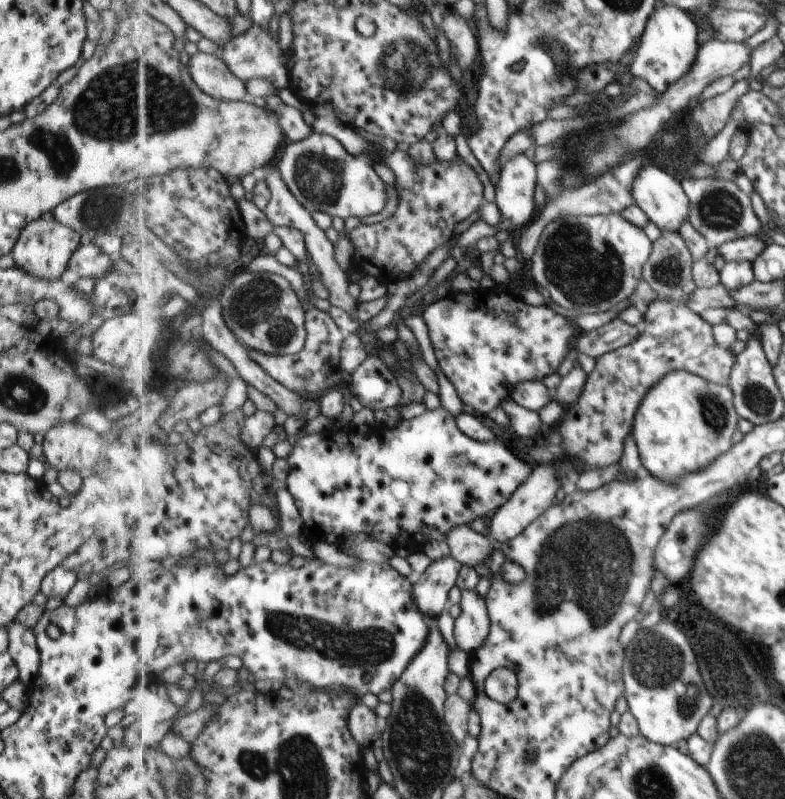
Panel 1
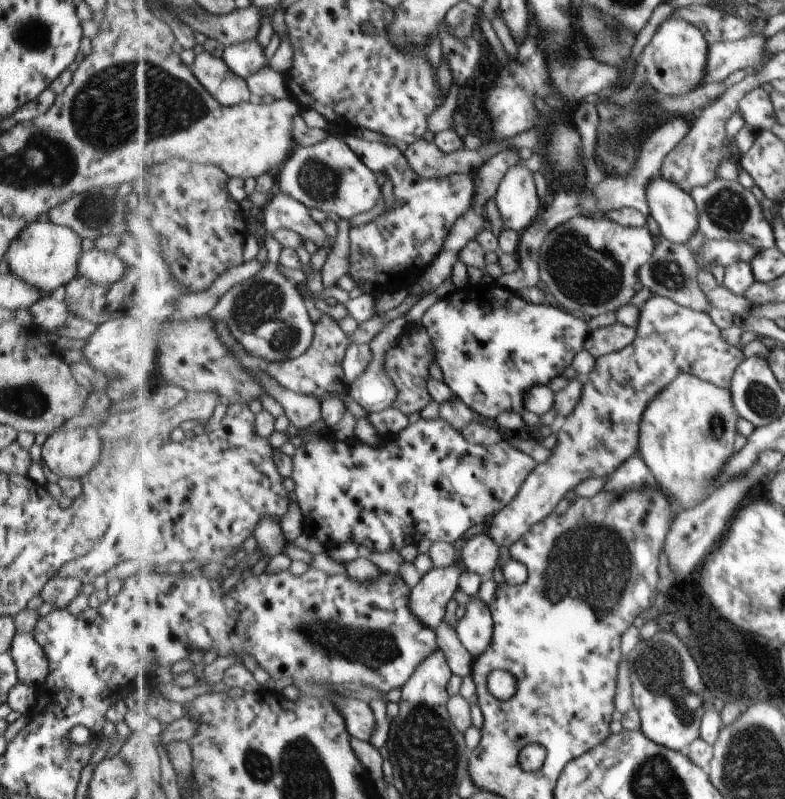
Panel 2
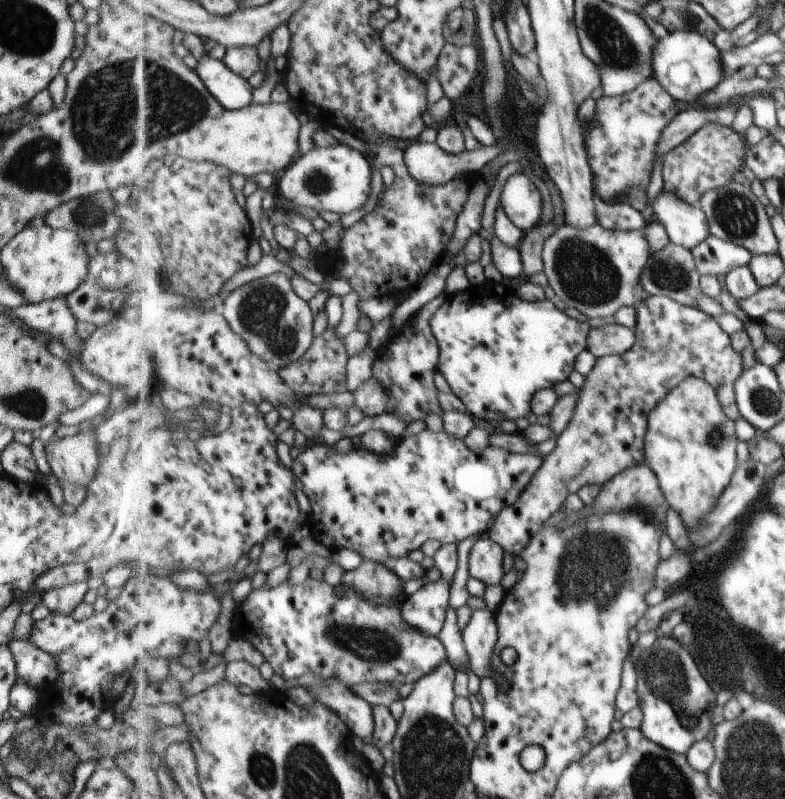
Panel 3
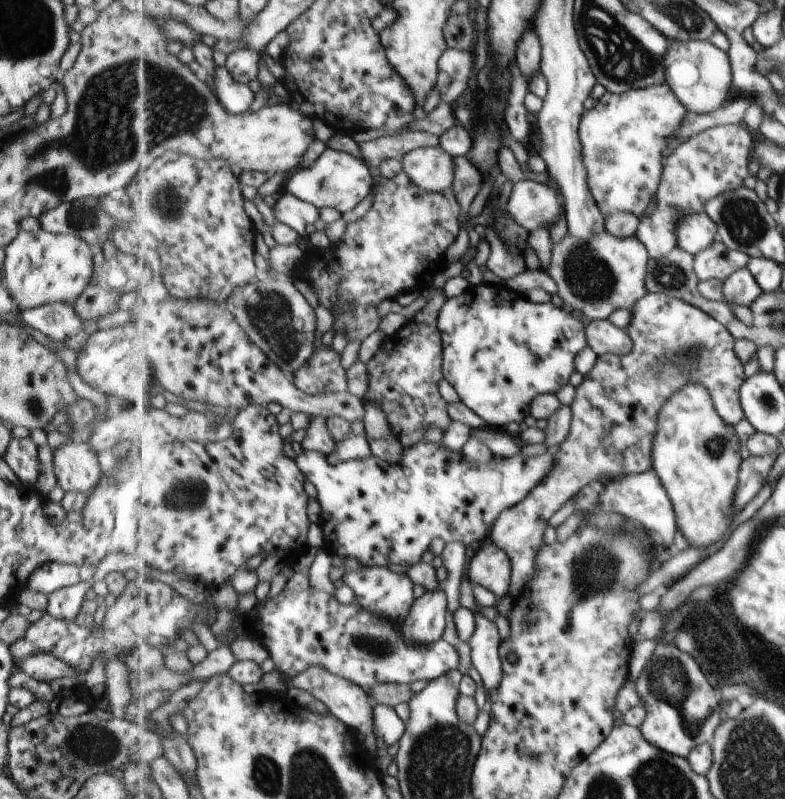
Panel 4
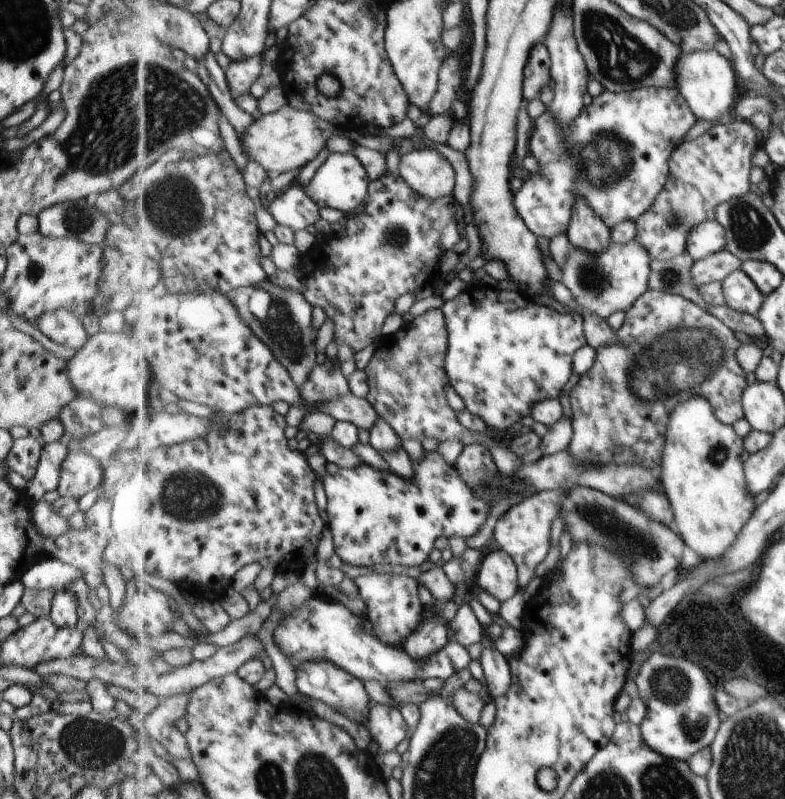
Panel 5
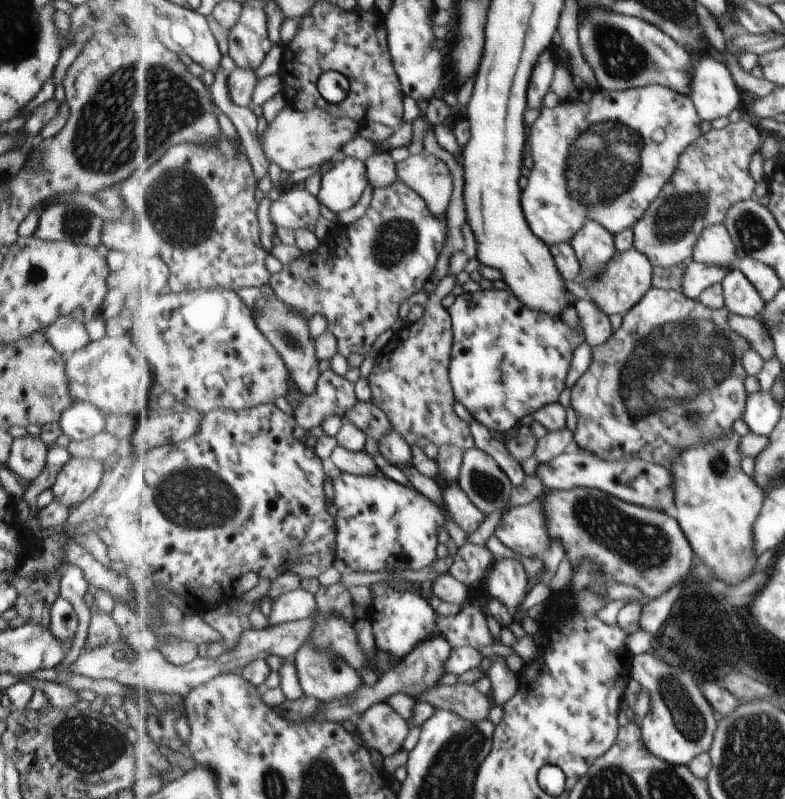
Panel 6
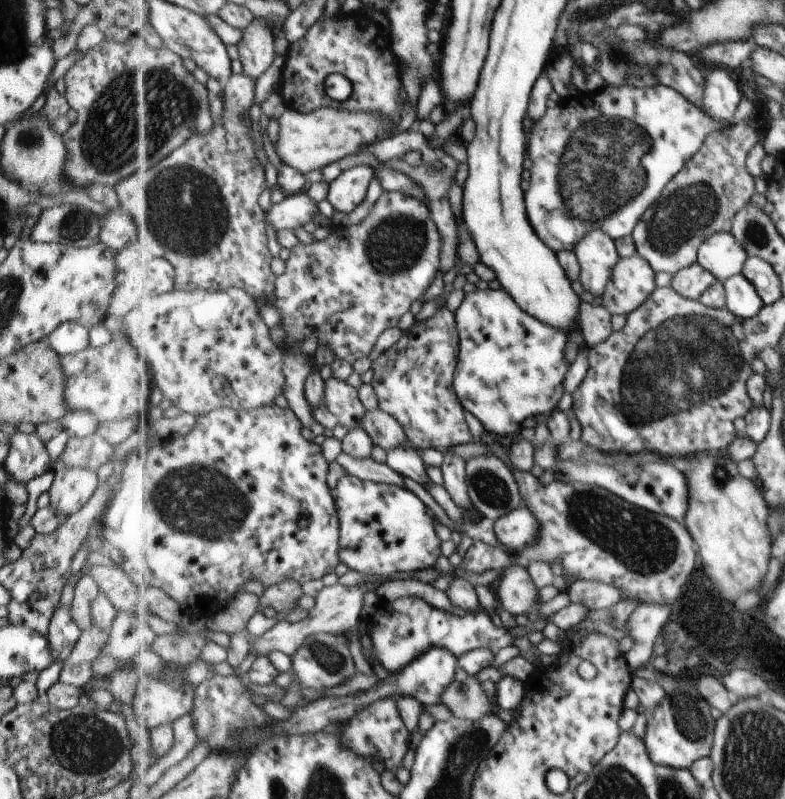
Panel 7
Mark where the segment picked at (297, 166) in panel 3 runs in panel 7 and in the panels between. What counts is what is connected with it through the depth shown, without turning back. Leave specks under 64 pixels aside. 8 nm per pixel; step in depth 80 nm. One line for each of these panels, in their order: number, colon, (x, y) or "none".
4: (338, 179)
5: (342, 182)
6: (341, 187)
7: (349, 189)

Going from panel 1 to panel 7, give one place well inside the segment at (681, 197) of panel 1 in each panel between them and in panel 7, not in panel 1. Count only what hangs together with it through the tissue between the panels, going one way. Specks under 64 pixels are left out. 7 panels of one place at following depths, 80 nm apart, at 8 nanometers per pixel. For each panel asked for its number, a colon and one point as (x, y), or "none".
2: (674, 210)
3: (687, 225)
4: (697, 232)
5: (709, 237)
6: (716, 247)
7: (723, 254)

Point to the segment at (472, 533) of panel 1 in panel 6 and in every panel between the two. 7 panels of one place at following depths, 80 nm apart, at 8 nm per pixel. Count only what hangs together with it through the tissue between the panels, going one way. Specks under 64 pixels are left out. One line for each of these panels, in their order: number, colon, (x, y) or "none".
2: (480, 554)
3: (485, 560)
4: (491, 567)
5: (499, 575)
6: (507, 581)

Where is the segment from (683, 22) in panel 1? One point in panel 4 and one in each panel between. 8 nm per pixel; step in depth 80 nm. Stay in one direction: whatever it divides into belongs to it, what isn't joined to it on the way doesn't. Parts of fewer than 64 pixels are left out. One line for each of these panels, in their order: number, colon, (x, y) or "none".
2: (676, 61)
3: (688, 64)
4: (700, 73)

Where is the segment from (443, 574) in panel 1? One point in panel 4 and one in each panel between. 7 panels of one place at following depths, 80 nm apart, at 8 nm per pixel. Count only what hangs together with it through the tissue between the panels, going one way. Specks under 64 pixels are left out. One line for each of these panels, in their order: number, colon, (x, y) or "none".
2: (428, 602)
3: (426, 610)
4: (427, 622)

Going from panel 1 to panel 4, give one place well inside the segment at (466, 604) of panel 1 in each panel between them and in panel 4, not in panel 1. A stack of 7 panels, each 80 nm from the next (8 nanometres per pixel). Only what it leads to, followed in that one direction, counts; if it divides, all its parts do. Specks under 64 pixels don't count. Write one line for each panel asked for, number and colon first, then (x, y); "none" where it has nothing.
2: (476, 629)
3: (481, 635)
4: (485, 643)

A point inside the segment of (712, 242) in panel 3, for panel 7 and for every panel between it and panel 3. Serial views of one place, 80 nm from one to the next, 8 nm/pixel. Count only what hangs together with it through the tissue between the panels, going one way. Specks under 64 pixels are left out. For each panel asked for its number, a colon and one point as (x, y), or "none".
4: (718, 261)
5: (717, 267)
6: (698, 276)
7: (691, 282)

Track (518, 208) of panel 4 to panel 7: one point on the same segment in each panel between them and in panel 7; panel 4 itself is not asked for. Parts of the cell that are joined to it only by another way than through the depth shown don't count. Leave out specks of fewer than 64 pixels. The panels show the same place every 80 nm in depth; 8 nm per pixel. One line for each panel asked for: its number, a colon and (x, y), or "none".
5: (617, 157)
6: (609, 158)
7: (603, 160)

